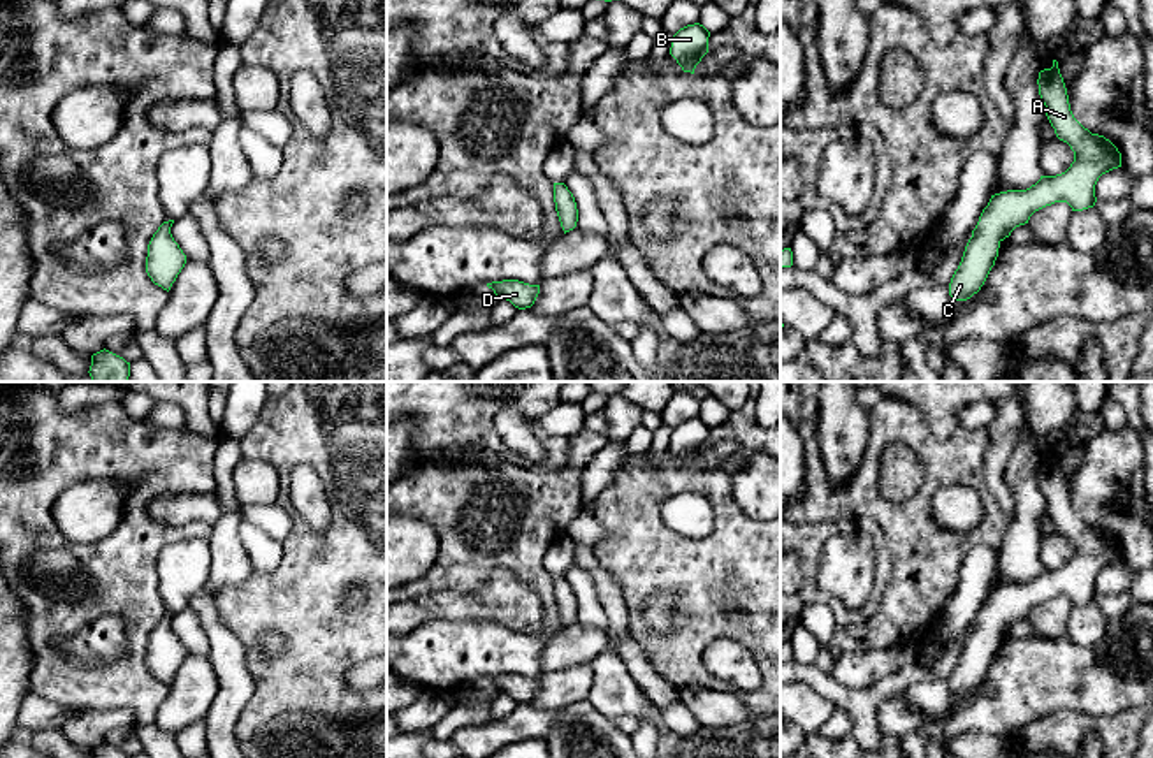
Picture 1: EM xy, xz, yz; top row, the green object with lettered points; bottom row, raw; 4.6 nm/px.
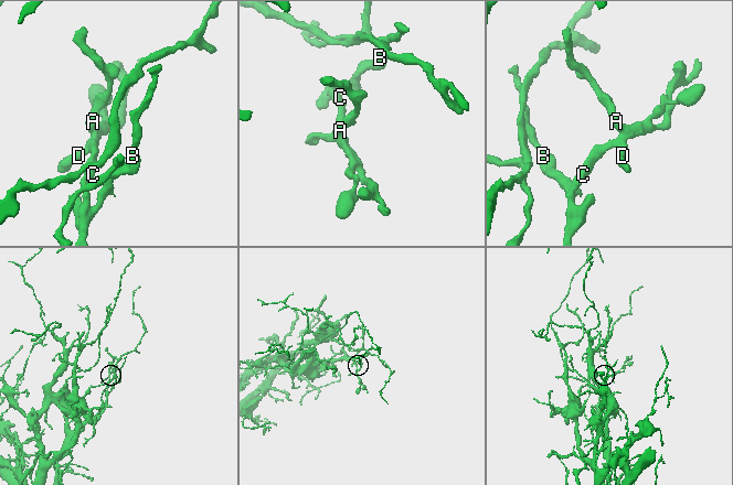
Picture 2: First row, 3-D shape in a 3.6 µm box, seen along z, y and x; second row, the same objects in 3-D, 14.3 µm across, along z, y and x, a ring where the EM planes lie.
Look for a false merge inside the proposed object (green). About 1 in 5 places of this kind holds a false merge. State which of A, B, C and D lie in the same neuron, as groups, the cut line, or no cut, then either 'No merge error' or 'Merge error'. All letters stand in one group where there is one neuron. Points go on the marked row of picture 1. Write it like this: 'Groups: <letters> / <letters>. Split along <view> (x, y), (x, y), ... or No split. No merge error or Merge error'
Groups: A B C D. No split. No merge error

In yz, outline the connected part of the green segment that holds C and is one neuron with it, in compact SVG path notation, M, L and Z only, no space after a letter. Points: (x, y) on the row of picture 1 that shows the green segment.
M1056 60L1051 69L1039 72L1037 84L1046 116L1056 137L1074 151L1074 162L1062 174L1041 176L1026 190L991 195L951 278L949 295L953 301L967 301L981 290L995 266L1000 243L1016 227L1028 223L1035 211L1055 202L1067 202L1072 211L1093 208L1099 178L1121 167L1118 148L1104 135L1091 134L1074 118Z

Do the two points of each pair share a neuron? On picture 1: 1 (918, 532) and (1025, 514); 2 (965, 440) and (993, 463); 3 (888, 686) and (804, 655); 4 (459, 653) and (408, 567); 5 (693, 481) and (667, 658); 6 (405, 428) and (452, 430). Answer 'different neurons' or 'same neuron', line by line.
1: different neurons
2: different neurons
3: different neurons
4: different neurons
5: same neuron
6: different neurons

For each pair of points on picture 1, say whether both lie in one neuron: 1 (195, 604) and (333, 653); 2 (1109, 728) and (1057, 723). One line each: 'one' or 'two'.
1: two
2: one

